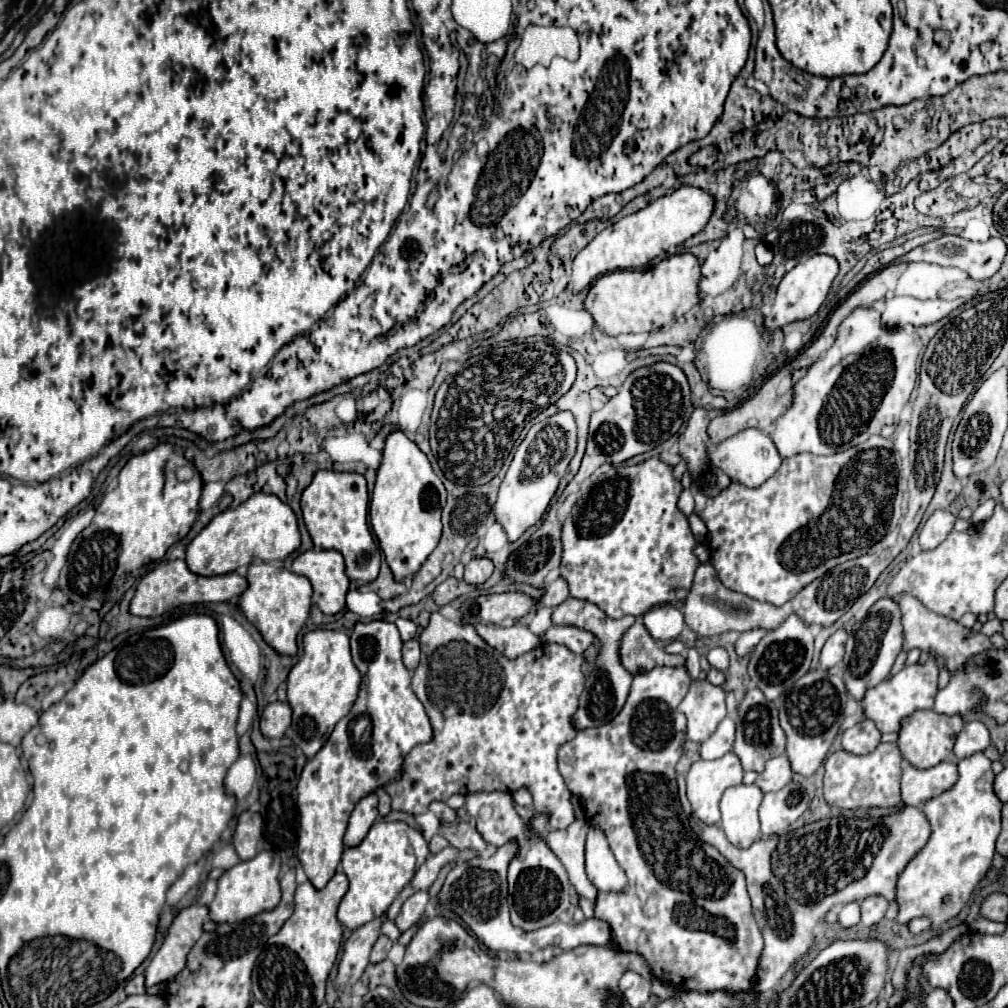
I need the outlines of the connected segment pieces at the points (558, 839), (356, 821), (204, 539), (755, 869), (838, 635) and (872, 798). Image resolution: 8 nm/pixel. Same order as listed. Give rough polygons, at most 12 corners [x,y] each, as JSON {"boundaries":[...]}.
{"boundaries":[[[574,821],[544,839],[564,863],[580,897],[598,891],[584,871],[588,823]],[[376,791],[356,803],[344,845],[358,845],[380,817]],[[254,493],[186,547],[188,569],[222,575],[300,545],[296,515]],[[904,805],[734,847],[764,937],[756,989],[806,955],[836,903],[882,895],[926,845]],[[838,629],[820,653],[822,669],[834,667],[844,657],[846,635]],[[894,743],[868,755],[826,759],[832,807],[900,801],[902,757]]]}

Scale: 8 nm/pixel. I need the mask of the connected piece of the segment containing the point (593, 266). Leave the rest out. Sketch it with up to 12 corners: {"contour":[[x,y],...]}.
{"contour":[[680,185],[598,233],[570,287],[642,269],[700,233],[716,199]]}

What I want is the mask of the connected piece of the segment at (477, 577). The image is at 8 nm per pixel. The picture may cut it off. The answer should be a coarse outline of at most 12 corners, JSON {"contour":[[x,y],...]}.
{"contour":[[474,557],[464,565],[464,581],[484,583],[492,575],[490,559]]}

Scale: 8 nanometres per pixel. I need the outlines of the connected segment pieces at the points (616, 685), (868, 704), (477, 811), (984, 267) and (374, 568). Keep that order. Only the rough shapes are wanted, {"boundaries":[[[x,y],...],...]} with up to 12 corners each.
{"boundaries":[[[568,597],[556,625],[596,637],[596,665],[572,717],[576,729],[620,713],[632,673],[620,641],[636,617],[610,619],[594,603]],[[936,659],[906,665],[860,705],[882,733],[932,709]],[[506,791],[466,795],[486,843],[502,847],[532,831]],[[942,235],[894,263],[926,261],[960,267],[972,279],[1000,269],[998,237],[974,243]],[[316,471],[300,509],[314,549],[336,549],[352,581],[382,551],[360,473]]]}

